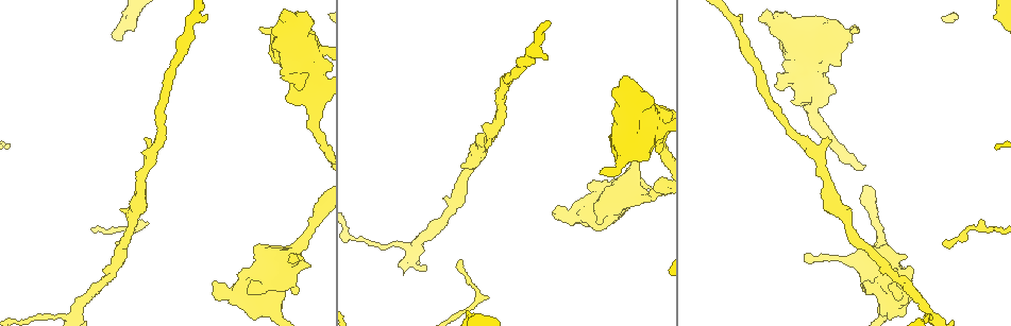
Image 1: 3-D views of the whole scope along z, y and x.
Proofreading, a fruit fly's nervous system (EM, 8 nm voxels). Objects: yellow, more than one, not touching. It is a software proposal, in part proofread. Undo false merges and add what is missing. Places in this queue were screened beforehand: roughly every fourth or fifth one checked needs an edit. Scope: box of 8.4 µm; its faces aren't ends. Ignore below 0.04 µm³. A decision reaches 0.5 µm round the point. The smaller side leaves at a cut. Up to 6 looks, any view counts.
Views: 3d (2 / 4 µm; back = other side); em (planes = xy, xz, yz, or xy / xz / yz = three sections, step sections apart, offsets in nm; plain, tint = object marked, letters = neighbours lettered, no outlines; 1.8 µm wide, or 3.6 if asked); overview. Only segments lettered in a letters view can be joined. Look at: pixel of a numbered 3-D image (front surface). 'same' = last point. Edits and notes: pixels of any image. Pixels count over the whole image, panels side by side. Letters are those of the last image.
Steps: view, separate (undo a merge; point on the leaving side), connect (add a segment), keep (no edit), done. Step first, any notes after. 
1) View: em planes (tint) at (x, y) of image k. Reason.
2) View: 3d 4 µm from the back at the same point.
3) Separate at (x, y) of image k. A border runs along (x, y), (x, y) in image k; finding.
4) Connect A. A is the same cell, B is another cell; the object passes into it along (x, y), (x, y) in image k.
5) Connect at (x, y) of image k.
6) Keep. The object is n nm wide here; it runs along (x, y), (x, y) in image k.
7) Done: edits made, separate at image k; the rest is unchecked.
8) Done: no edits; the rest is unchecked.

View: em yz step 8 (tint) at (486, 149) of image 1. Branch stops here.

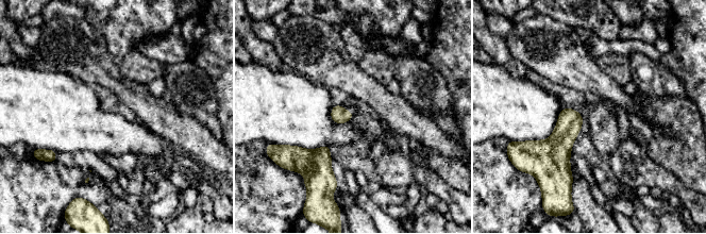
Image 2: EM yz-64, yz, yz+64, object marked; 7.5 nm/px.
View: em planes (tint) at the same point.

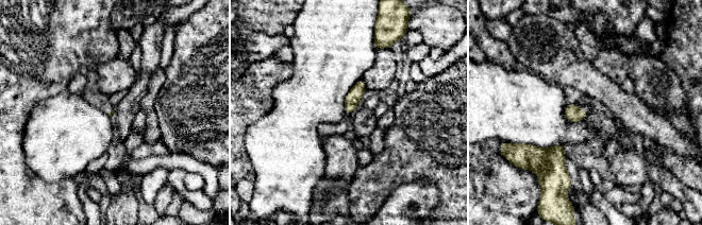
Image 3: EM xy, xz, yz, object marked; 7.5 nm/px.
View: em planes (letters) at the same point. What lies round it.

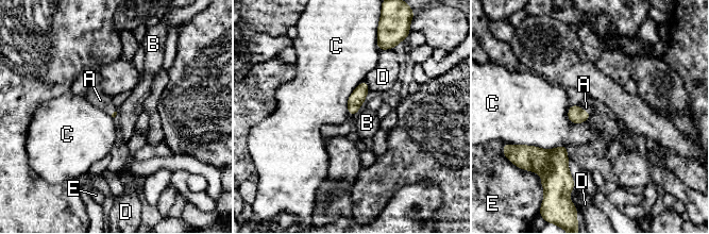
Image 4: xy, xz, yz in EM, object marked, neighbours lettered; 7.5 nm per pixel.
Connect A. A is the same cell, B, C, D and E are other cells; the object passes into it along (576, 115), (585, 112), (586, 107) in image 4; it goes on there.

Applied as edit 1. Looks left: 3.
View: overview.

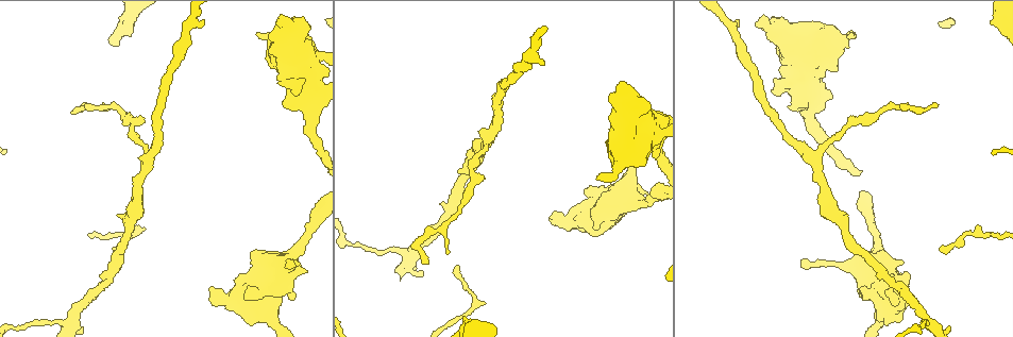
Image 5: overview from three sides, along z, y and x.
View: em yz step 4 (tint) at (890, 290) of image 5. Thick end.

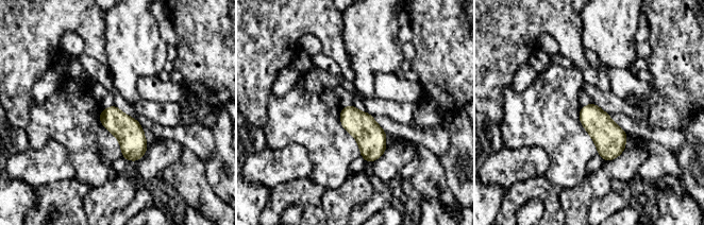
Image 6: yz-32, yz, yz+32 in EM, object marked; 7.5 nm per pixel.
View: em planes (letters) at the same point. Cut it another way.

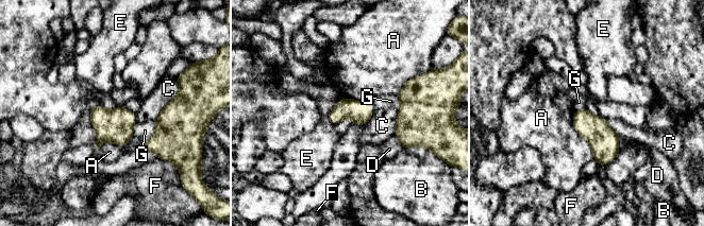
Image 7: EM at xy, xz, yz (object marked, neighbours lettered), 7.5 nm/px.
Keep. A, B, C, D, E, F and G are other cells; no lettered segment goes on from it.

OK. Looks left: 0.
Done: edits made, connect at image 4; the rest is unchecked.

